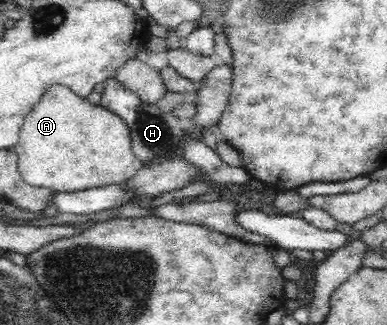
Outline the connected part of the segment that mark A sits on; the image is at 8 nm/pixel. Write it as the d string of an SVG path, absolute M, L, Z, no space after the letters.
M54 85L26 115L17 144L17 170L22 180L35 188L52 189L54 193L71 193L77 190L121 185L130 180L139 169L136 155L131 149L131 138L126 122L117 114L99 105L92 105L68 87Z

